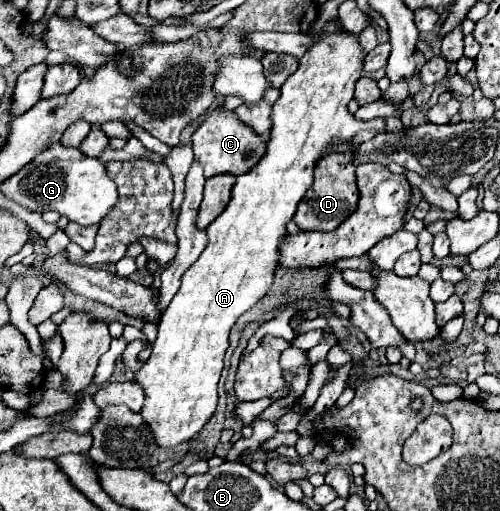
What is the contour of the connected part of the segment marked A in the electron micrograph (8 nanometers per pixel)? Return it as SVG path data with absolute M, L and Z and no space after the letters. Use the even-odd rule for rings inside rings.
M344 27L334 33L324 33L312 43L312 47L300 59L298 71L290 75L282 85L282 95L272 107L272 137L268 141L268 151L264 159L252 171L236 179L228 207L208 225L206 249L196 259L196 263L192 263L182 275L182 285L158 323L158 339L152 345L150 359L138 371L134 371L134 381L140 383L146 393L146 401L140 413L144 415L144 421L148 423L150 431L156 435L156 443L160 447L176 447L180 443L186 443L212 417L218 405L216 387L224 369L224 353L228 349L230 329L234 327L236 319L244 311L248 311L258 299L262 299L268 287L272 285L274 271L278 269L276 255L280 239L284 239L286 223L292 221L300 199L312 187L312 173L322 151L330 145L344 143L356 131L384 131L383 117L356 121L354 115L348 113L348 101L354 97L354 85L362 77L364 57L366 53L360 47L358 35L346 31Z

